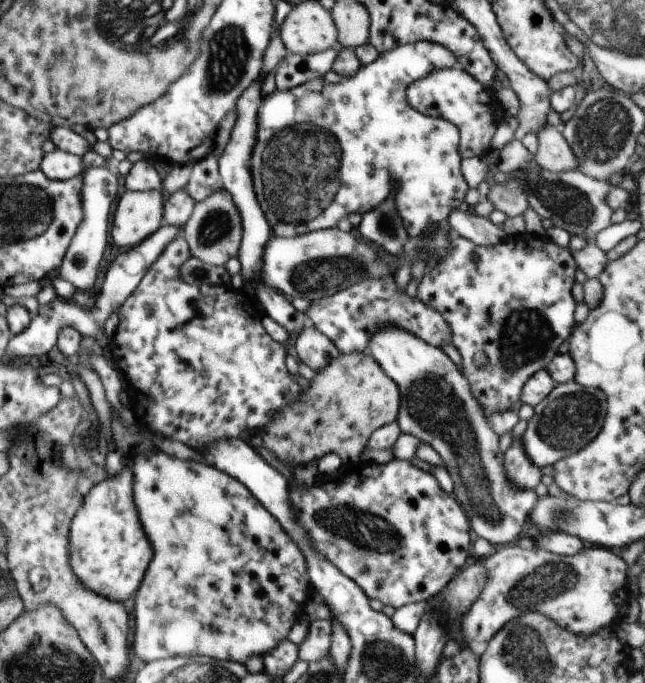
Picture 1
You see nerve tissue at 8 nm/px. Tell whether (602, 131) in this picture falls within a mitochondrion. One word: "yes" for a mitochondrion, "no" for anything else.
yes

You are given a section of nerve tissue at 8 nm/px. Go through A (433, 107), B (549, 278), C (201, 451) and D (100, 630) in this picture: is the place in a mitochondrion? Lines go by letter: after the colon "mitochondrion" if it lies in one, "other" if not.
A: other
B: other
C: other
D: mitochondrion

